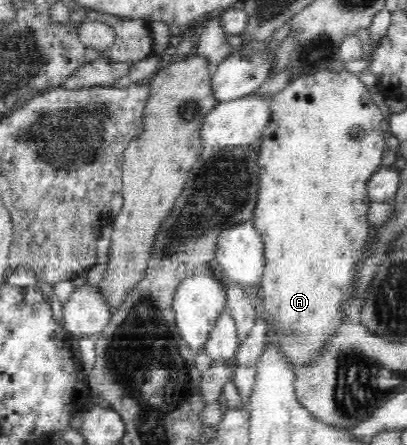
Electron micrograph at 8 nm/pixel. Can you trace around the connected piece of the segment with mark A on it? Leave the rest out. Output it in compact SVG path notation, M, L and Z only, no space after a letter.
M333 69L321 70L316 74L310 74L301 78L294 79L277 94L273 94L268 99L268 124L260 136L260 149L255 153L253 176L258 180L258 192L256 206L252 214L255 230L260 234L262 240L263 268L259 282L264 291L264 300L269 310L269 320L275 324L283 324L285 328L293 328L295 337L288 339L282 333L269 332L276 335L282 341L283 348L286 348L287 356L291 357L294 366L302 360L308 360L316 348L320 348L321 341L324 340L332 328L336 328L344 319L340 315L340 300L344 300L344 294L349 288L349 281L352 280L352 266L361 253L364 252L373 230L367 224L366 212L371 202L366 190L366 184L370 176L381 166L382 151L386 148L384 135L382 133L382 120L384 116L376 105L376 98L372 98L369 90L360 82L354 72L348 70L335 71Z

